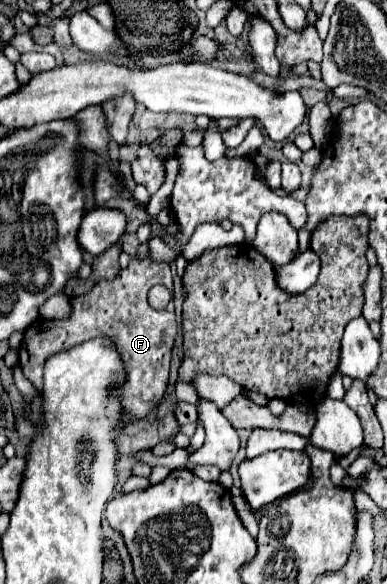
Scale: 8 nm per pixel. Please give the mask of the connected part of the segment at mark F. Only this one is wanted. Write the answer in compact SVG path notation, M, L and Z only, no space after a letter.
M132 257L130 265L122 269L112 281L98 281L94 289L84 295L72 297L70 307L72 313L68 319L36 319L28 331L24 331L24 339L18 347L18 357L26 379L36 387L42 395L42 369L48 357L54 353L72 349L86 339L106 337L120 351L120 359L124 363L126 379L118 385L118 401L122 405L122 423L134 423L144 419L154 407L160 405L166 387L168 387L168 371L170 371L170 355L176 337L176 319L174 319L174 301L168 307L156 311L148 305L148 289L154 285L164 285L173 294L173 277L170 265L164 261L154 261L150 257L138 259Z

